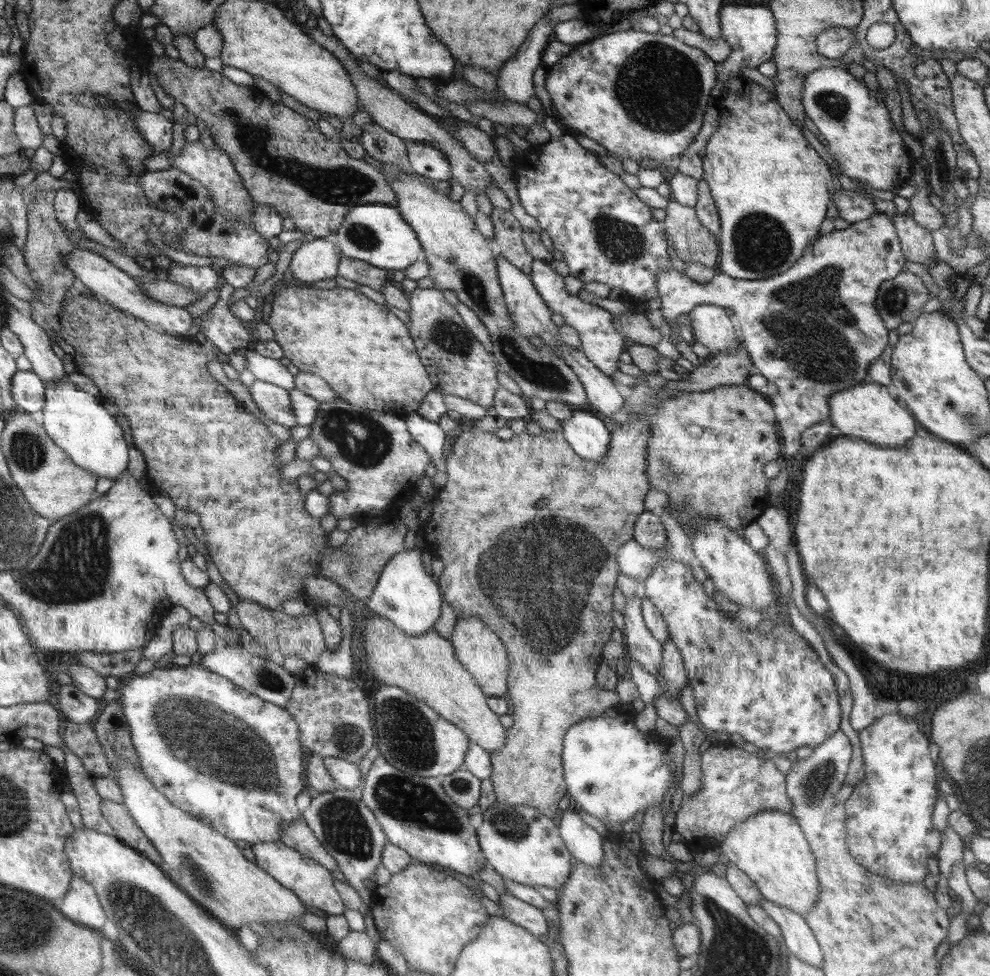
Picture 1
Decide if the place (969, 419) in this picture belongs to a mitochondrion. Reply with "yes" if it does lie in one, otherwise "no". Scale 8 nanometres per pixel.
yes

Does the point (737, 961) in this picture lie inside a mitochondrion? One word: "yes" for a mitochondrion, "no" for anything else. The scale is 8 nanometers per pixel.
yes

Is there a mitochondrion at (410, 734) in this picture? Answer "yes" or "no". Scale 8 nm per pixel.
yes

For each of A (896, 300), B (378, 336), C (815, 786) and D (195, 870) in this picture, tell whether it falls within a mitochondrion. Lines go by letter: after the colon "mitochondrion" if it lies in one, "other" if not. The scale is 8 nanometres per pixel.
A: mitochondrion
B: other
C: mitochondrion
D: mitochondrion

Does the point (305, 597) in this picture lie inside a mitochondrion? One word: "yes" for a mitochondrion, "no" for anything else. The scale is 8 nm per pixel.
no

